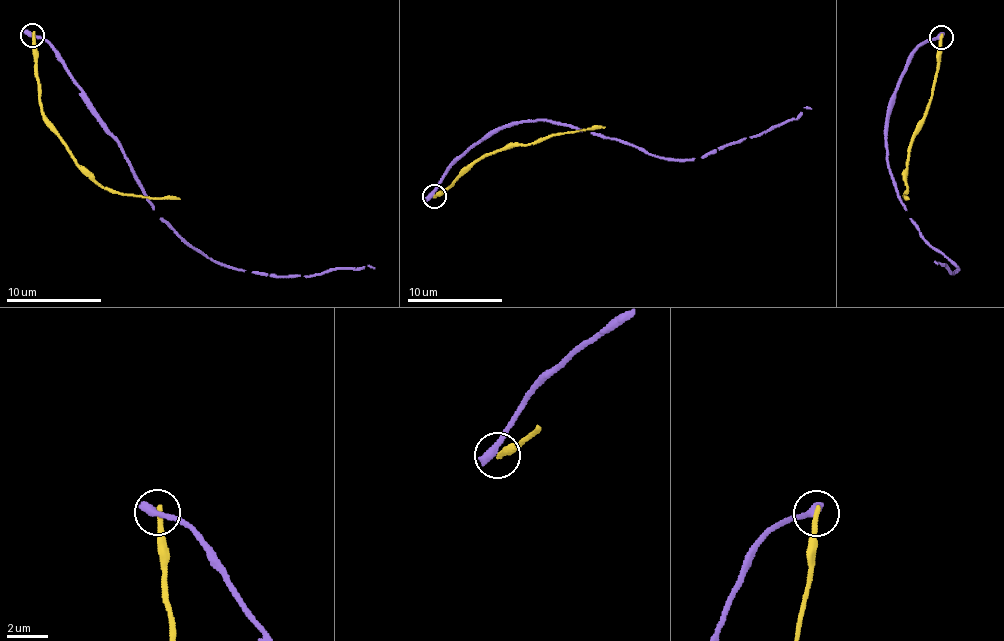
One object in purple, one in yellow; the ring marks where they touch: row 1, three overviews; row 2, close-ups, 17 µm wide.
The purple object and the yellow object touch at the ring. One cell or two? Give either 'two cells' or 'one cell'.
two cells

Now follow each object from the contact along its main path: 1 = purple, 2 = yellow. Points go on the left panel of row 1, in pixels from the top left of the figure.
1: (33, 35), (54, 51), (83, 92), (146, 199), (190, 245), (224, 265), (278, 276), (375, 269)
2: (33, 35), (38, 102), (47, 126), (62, 140), (70, 156), (98, 182), (118, 192), (180, 199)

